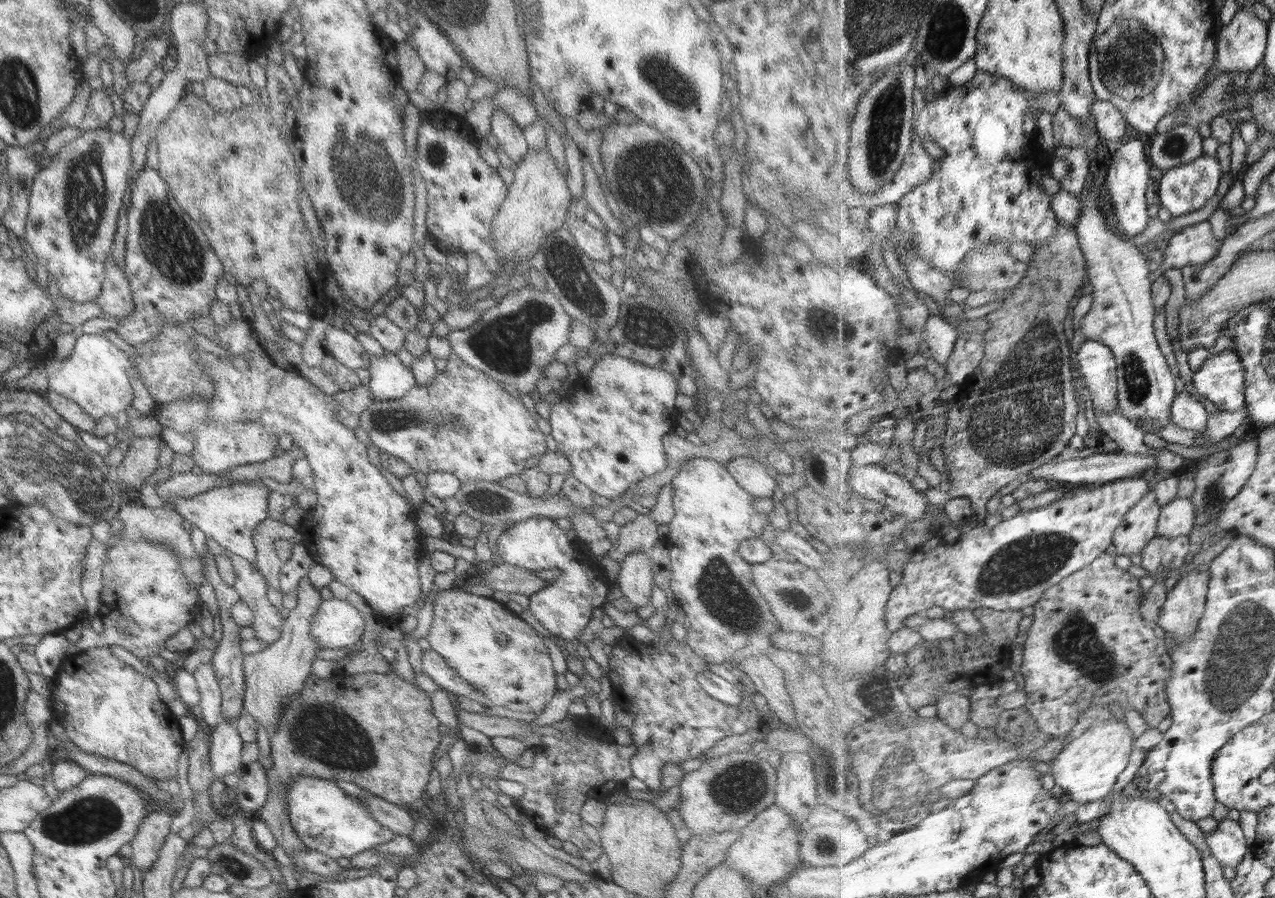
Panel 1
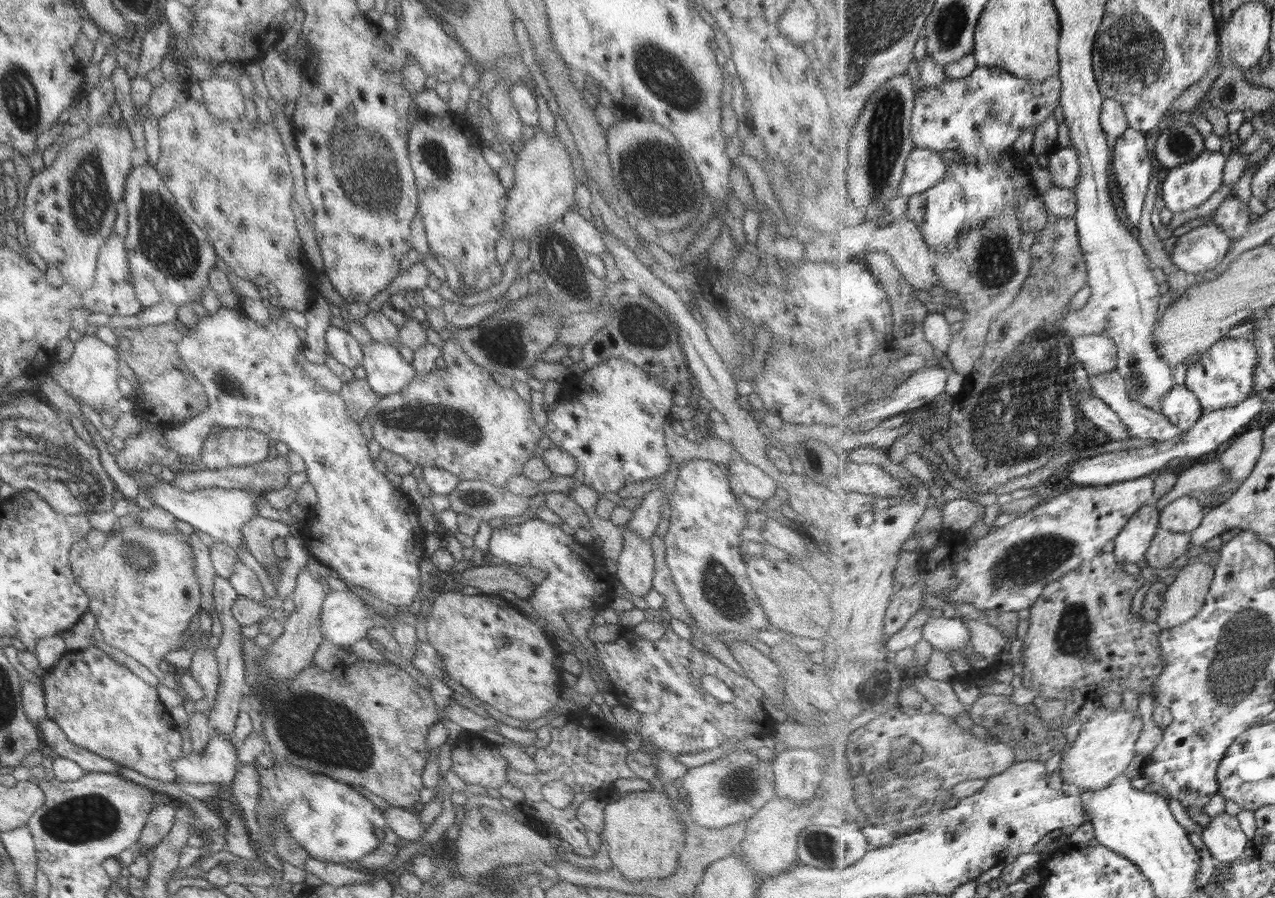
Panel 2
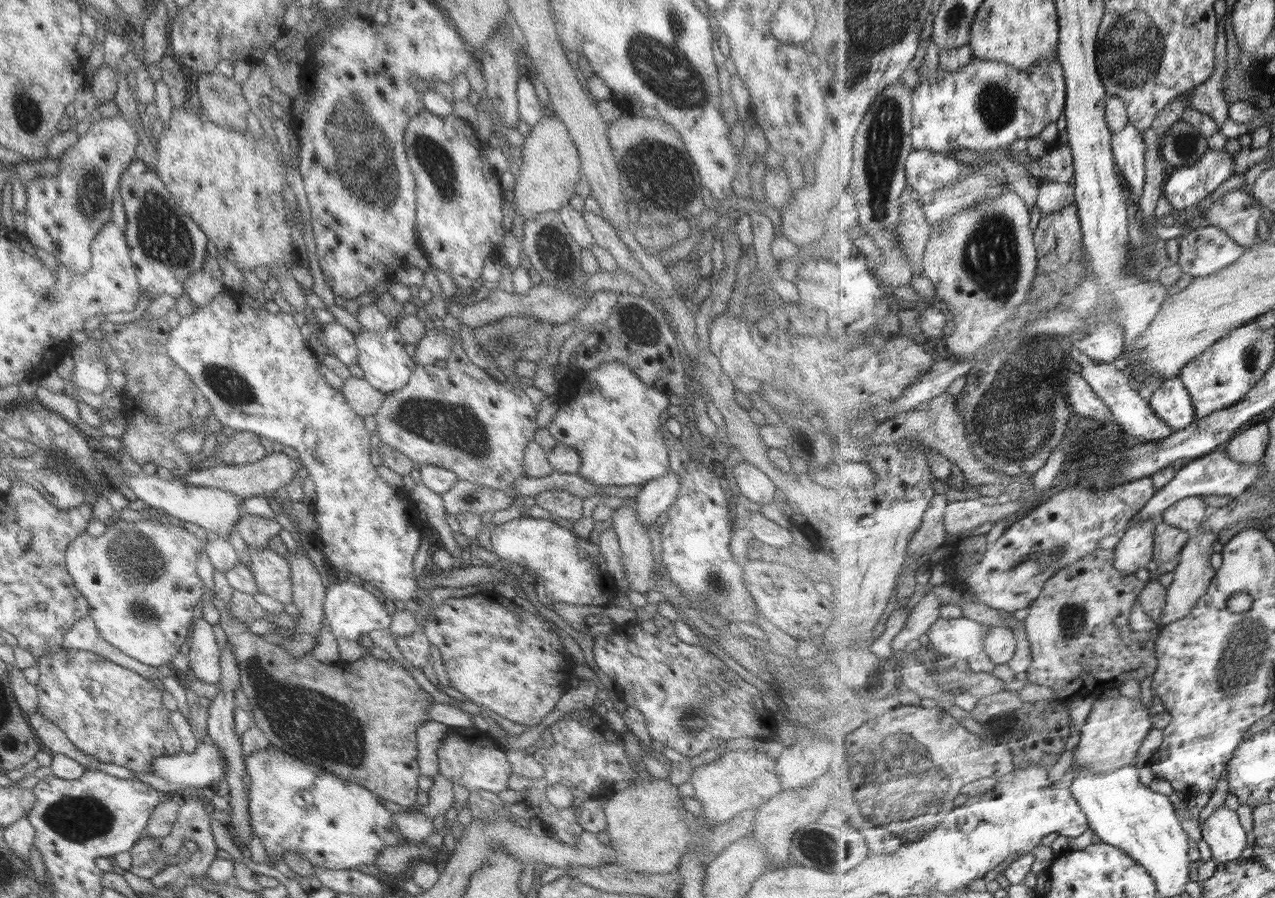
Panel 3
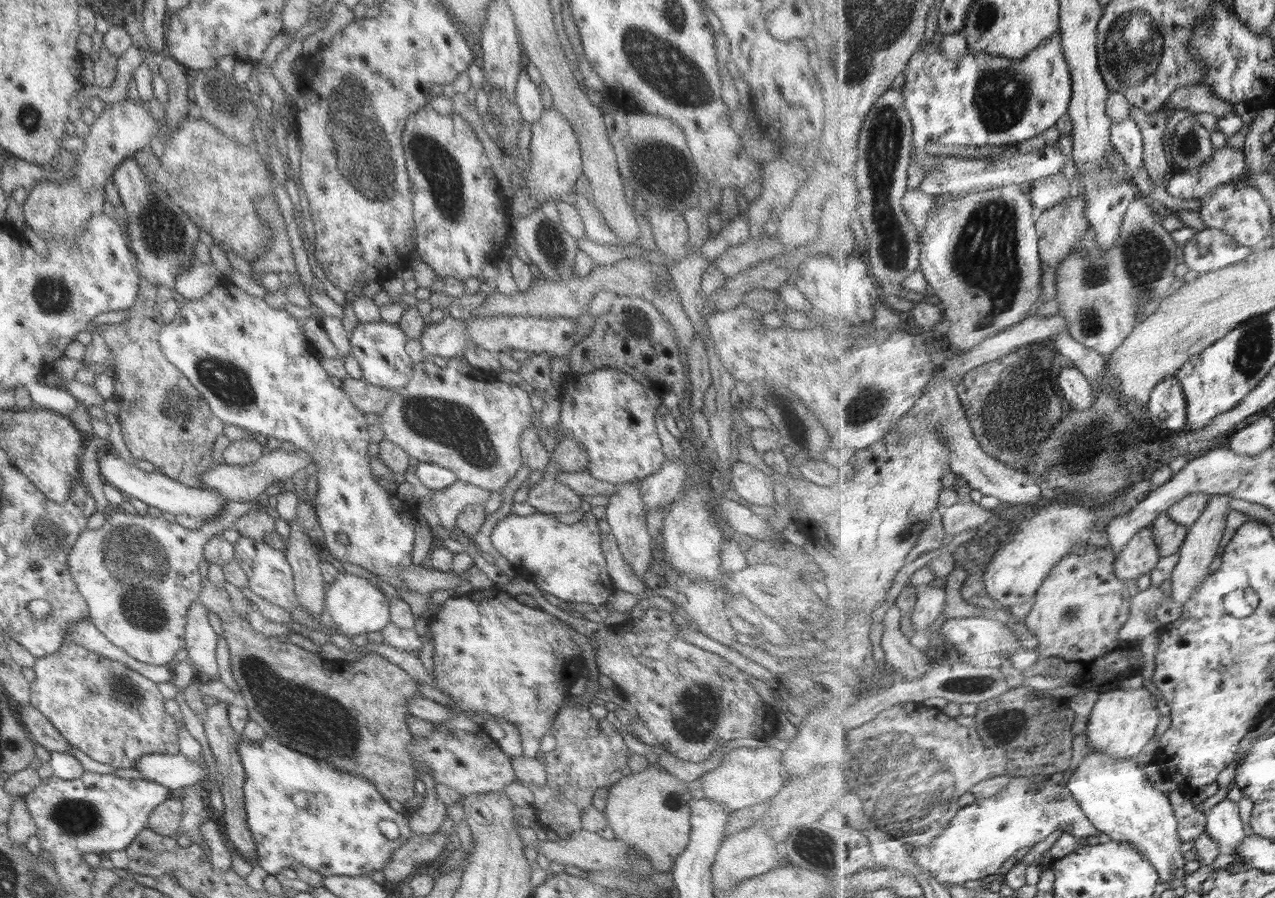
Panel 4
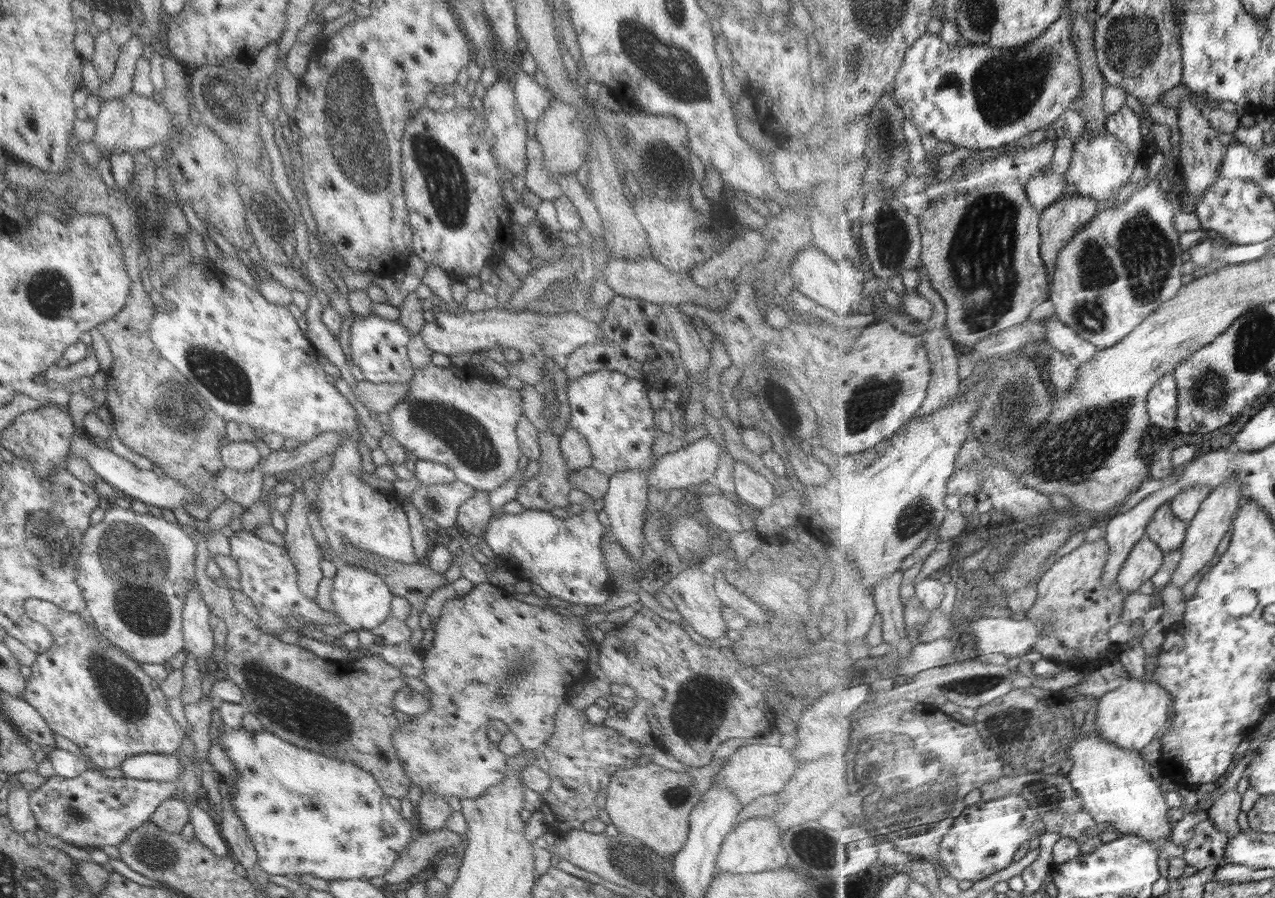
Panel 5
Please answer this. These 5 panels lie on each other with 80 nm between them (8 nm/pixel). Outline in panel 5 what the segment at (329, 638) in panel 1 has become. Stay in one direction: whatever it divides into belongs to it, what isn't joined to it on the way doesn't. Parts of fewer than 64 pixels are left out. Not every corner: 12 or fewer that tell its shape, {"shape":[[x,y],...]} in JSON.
{"shape":[[336,563],[332,613],[371,632],[393,596],[360,563]]}

